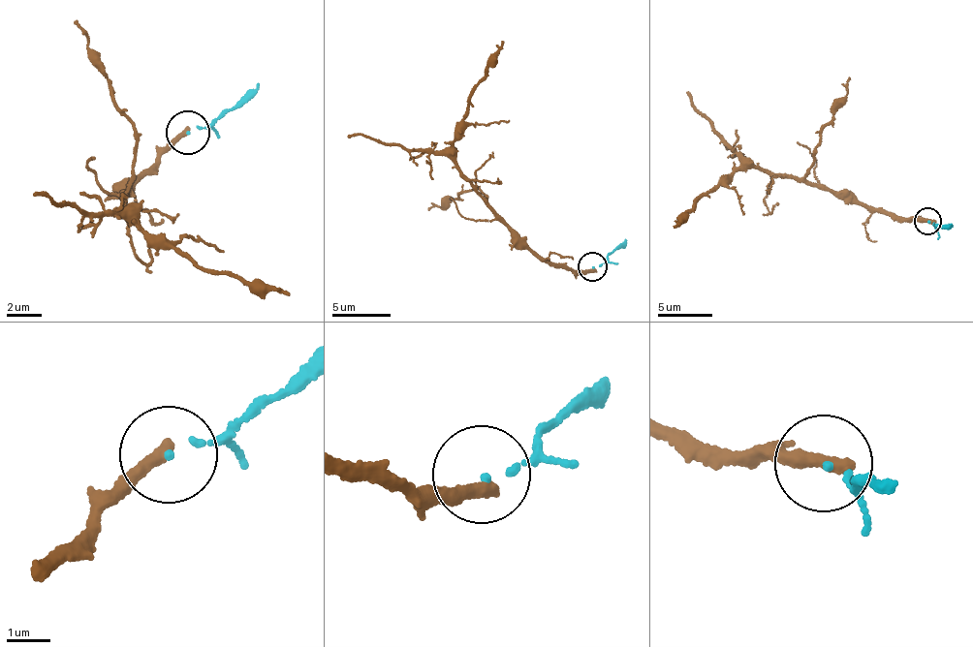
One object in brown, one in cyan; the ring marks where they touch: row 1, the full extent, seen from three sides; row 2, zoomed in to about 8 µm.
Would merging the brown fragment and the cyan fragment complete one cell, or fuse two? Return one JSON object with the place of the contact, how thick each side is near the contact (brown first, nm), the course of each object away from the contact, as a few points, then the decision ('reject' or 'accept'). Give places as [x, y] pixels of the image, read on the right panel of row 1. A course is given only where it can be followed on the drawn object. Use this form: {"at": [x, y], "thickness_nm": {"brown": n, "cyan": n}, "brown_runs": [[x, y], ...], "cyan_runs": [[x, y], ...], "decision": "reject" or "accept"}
{"at": [927, 221], "thickness_nm": {"brown": 360, "cyan": 110}, "brown_runs": [[928, 222], [869, 212], [812, 183], [750, 166], [698, 195], [674, 227]], "cyan_runs": [[928, 222], [935, 228], [950, 225]], "decision": "reject"}

